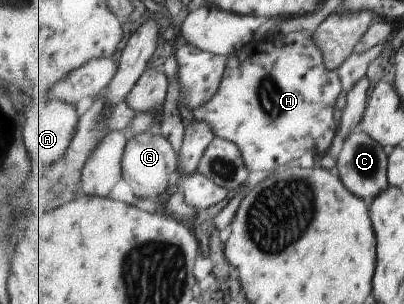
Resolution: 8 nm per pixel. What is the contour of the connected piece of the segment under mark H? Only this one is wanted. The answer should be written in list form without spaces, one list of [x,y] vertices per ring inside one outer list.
[[[298,31],[272,41],[252,41],[228,57],[218,93],[198,107],[194,119],[210,123],[214,135],[236,143],[248,171],[274,171],[304,153],[323,157],[336,147],[336,101],[343,91],[337,70],[328,70],[313,35]]]

